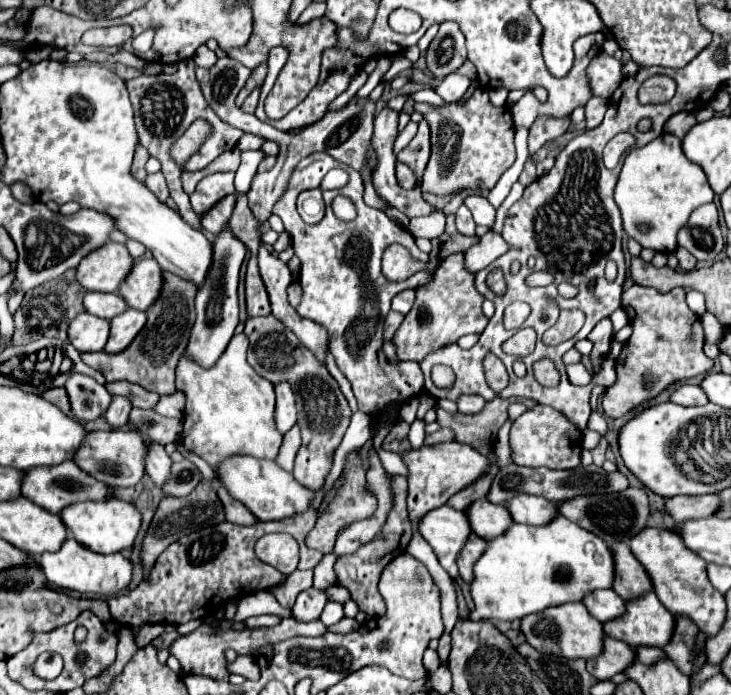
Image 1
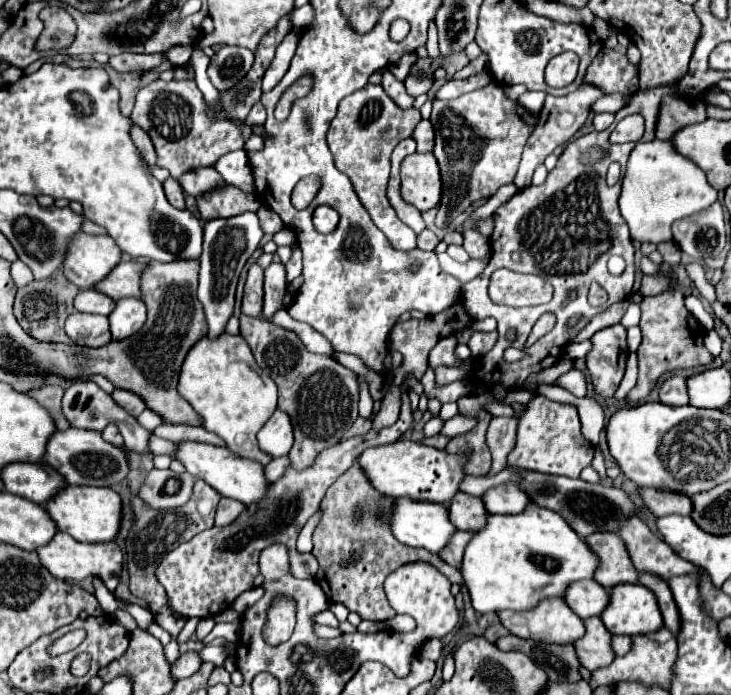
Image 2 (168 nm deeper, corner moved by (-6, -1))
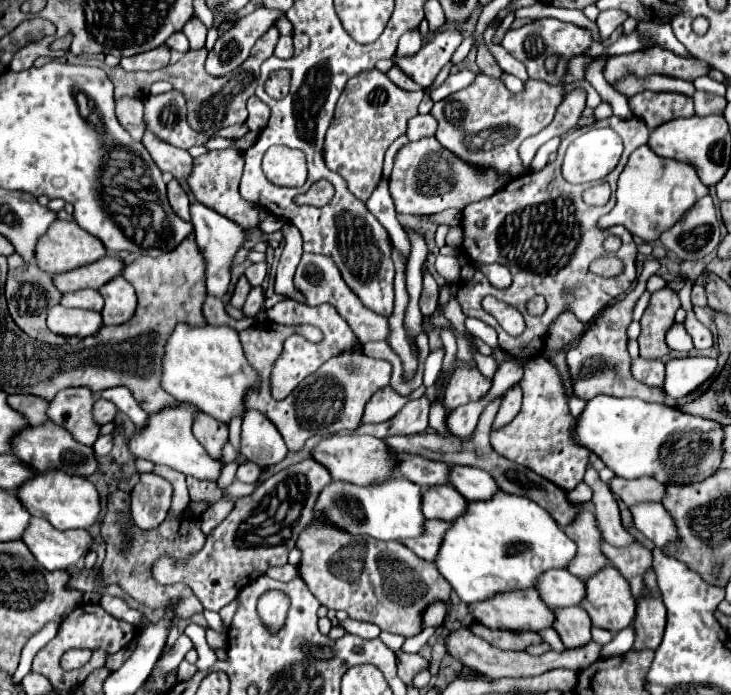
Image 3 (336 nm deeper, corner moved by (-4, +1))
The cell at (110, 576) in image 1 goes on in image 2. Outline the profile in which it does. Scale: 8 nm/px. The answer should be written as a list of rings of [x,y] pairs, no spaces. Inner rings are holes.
[[[55,532],[55,536],[51,538],[51,542],[47,542],[45,546],[41,546],[37,550],[41,564],[55,576],[61,580],[85,580],[87,576],[99,576],[105,586],[113,592],[117,582],[119,582],[119,572],[123,566],[123,554],[119,550],[119,546],[115,542],[101,542],[101,544],[91,544],[91,542],[77,542],[73,538],[69,538],[69,534],[65,532]]]

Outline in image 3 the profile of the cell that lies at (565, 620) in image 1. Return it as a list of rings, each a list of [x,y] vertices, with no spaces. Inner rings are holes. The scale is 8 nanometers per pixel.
[[[529,588],[527,592],[511,592],[511,596],[495,596],[495,600],[485,600],[479,604],[469,604],[469,610],[477,622],[515,634],[541,632],[555,622],[553,608],[541,600],[535,588]]]

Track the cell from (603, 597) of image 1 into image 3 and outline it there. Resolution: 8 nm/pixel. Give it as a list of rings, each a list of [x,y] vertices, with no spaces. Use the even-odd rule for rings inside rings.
[[[567,570],[563,572],[545,572],[543,580],[539,580],[539,594],[551,608],[569,608],[569,606],[579,606],[587,592],[585,592],[585,582],[571,576]]]

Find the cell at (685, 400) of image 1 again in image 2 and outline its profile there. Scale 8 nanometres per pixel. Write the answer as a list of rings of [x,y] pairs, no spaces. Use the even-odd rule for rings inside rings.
[[[669,376],[659,386],[659,402],[669,406],[683,406],[689,402],[687,390],[685,390],[685,378],[683,376]]]

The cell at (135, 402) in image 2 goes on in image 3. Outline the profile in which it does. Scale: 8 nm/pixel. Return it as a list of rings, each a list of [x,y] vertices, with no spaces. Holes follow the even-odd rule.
[[[99,398],[95,402],[95,420],[99,420],[99,424],[107,424],[107,422],[115,420],[117,414],[119,414],[119,408],[111,400]]]

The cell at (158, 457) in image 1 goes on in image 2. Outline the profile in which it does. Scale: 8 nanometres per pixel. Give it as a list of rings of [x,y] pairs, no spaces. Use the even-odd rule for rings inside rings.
[[[87,380],[87,382],[75,382],[71,384],[67,390],[65,390],[65,396],[63,396],[63,414],[67,418],[67,422],[73,426],[73,428],[83,428],[83,430],[97,430],[97,432],[103,432],[105,426],[109,424],[115,424],[125,440],[125,448],[129,450],[135,450],[135,452],[149,452],[149,446],[147,446],[147,438],[149,438],[149,430],[145,430],[143,426],[137,424],[137,420],[133,416],[129,416],[121,406],[115,404],[115,400],[103,392],[95,382]]]

